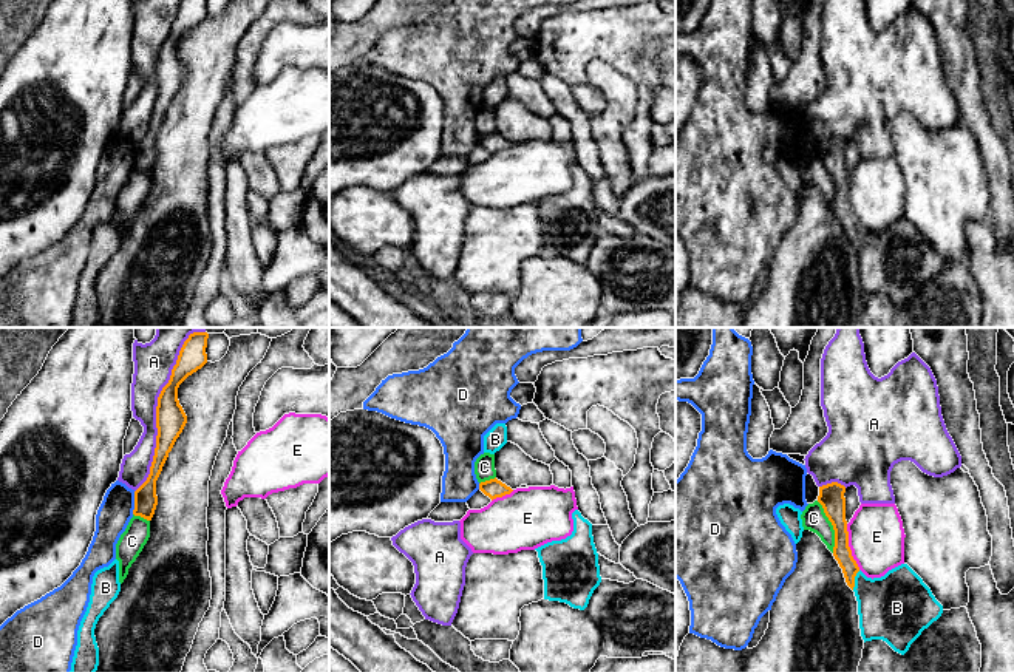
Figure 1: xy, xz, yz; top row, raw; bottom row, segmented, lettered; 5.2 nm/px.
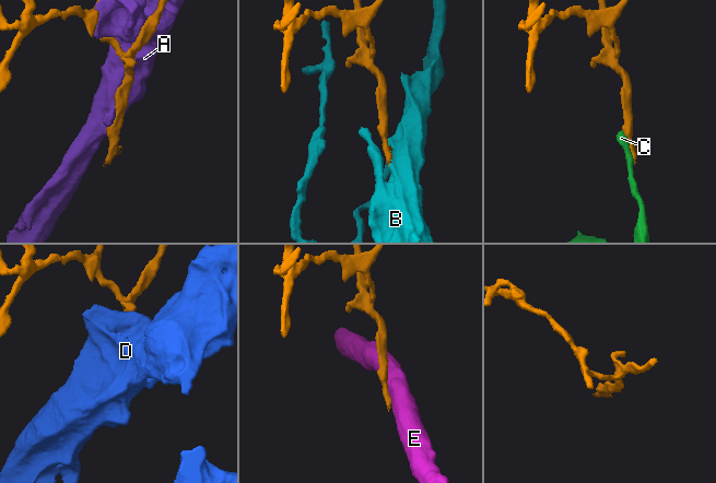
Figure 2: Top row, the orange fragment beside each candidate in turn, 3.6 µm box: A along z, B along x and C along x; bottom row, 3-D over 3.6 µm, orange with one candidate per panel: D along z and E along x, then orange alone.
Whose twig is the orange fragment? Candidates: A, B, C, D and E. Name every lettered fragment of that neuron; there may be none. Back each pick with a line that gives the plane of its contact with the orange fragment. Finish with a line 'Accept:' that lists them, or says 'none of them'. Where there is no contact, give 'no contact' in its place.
B: yz
Accept: B

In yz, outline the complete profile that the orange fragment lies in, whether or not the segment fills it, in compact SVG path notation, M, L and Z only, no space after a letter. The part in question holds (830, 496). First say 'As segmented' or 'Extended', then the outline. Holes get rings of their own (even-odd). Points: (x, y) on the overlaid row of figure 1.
Extended. M832 482L819 487L818 502L835 530L833 556L858 601L859 629L866 641L883 640L904 655L910 644L937 621L943 606L907 565L901 564L881 578L867 578L849 547L846 487Z

